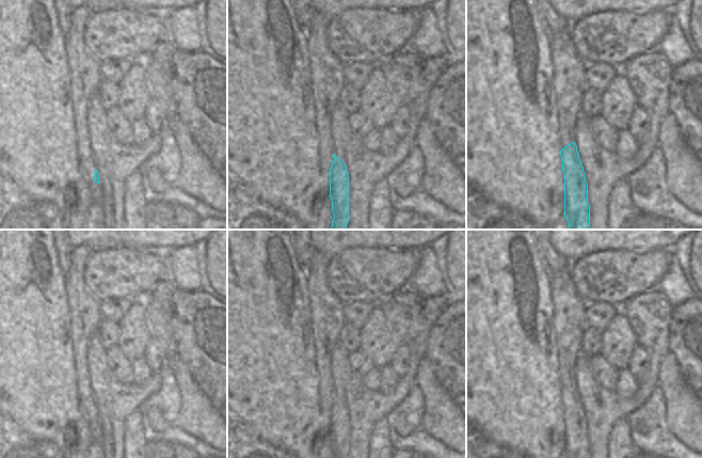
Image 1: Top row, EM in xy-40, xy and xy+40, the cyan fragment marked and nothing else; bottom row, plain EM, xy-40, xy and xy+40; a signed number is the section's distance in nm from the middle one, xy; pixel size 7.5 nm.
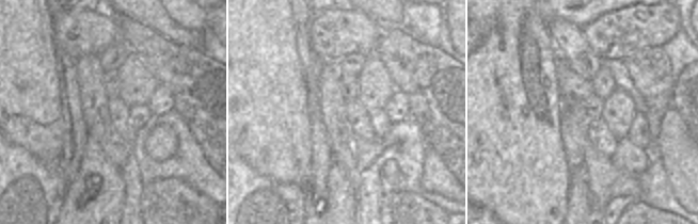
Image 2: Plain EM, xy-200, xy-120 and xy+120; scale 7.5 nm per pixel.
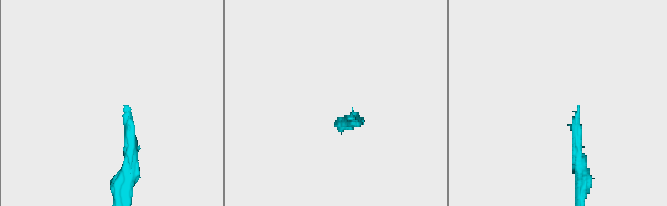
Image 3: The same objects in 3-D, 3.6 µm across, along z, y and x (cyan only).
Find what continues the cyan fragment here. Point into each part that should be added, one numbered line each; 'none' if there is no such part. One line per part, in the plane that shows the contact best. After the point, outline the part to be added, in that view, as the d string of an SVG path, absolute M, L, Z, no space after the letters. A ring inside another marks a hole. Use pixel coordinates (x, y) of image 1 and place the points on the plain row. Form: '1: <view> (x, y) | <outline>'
1: xy (326, 319) | M315 251L306 268L315 365L319 376L319 401L322 409L330 409L334 399L330 357L334 346L340 343L340 333L347 323L342 314L342 303L328 282L329 260L329 256Z

